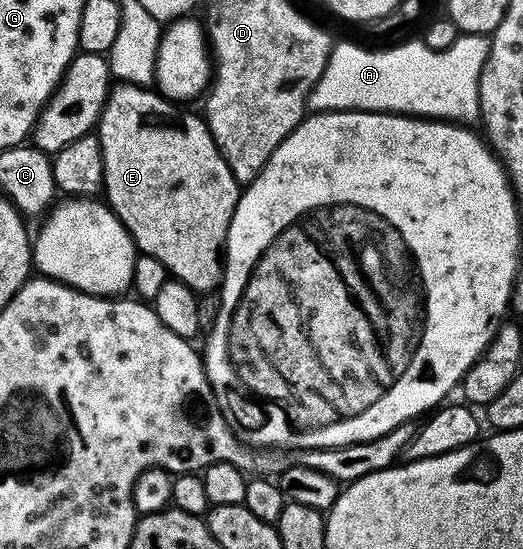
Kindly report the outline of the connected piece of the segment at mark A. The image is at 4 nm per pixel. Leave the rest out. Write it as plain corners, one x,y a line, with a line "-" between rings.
467,33
458,36
455,43
451,43
451,47
447,47
443,51
435,51
431,47
425,45
424,40
409,41
406,45
397,45
394,49
364,49
361,45
340,45
334,44
333,52
329,54
329,62
323,71
323,75
319,75
315,87
309,93
308,108
314,113
396,113
398,115
408,115
411,117
427,117
439,121
451,121
454,123
473,123
481,116
481,108
479,107
479,75
483,71
485,61
489,57
489,37
480,33

